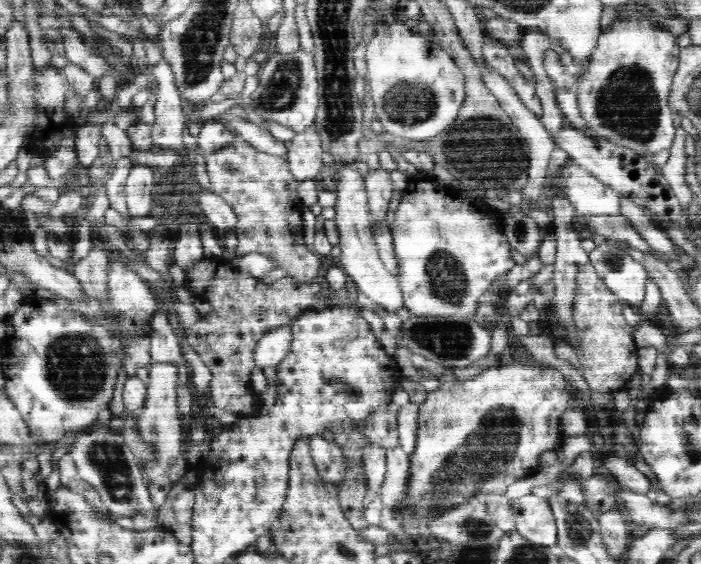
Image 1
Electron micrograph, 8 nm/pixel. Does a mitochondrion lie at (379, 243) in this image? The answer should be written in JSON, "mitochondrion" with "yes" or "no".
{"mitochondrion":"no"}

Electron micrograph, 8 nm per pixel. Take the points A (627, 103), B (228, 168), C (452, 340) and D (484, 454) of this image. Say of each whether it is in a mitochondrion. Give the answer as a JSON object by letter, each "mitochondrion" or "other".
{"A":"mitochondrion","B":"mitochondrion","C":"mitochondrion","D":"mitochondrion"}

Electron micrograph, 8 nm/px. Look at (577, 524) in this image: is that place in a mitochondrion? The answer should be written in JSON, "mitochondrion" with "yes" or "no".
{"mitochondrion":"yes"}

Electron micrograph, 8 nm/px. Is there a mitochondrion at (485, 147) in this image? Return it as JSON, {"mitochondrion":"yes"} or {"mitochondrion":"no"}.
{"mitochondrion":"yes"}

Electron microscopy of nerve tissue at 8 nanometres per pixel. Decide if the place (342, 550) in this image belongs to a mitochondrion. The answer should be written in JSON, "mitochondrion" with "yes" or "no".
{"mitochondrion":"yes"}

